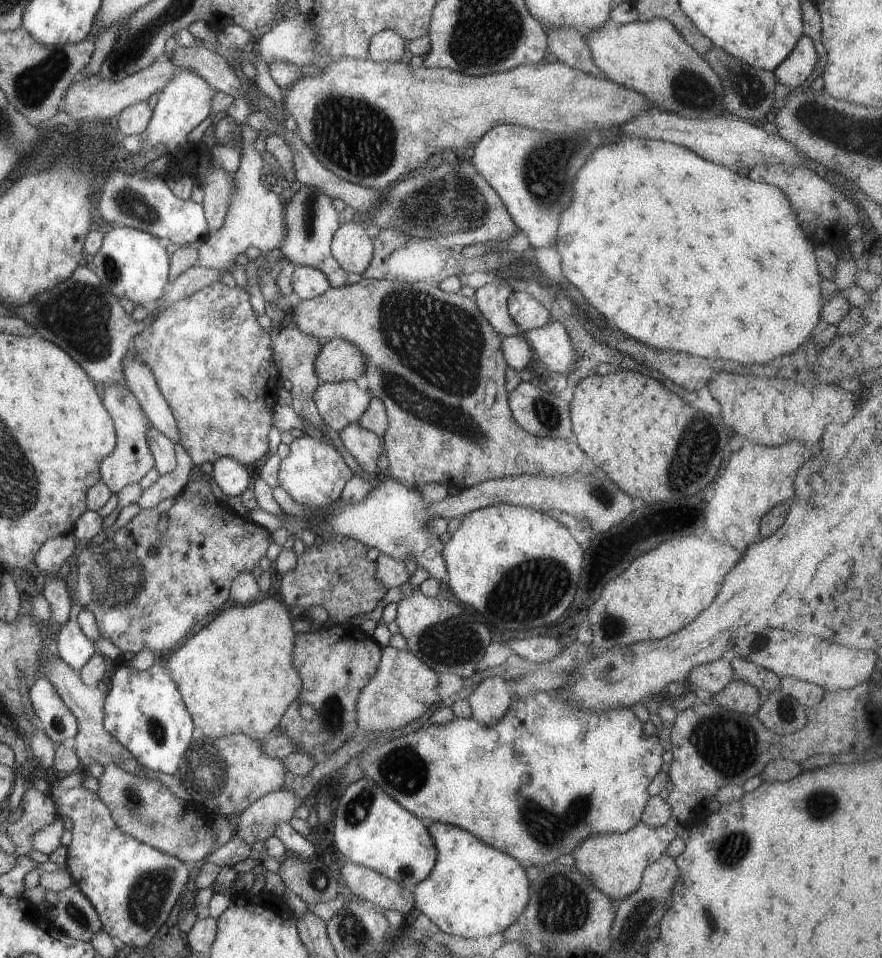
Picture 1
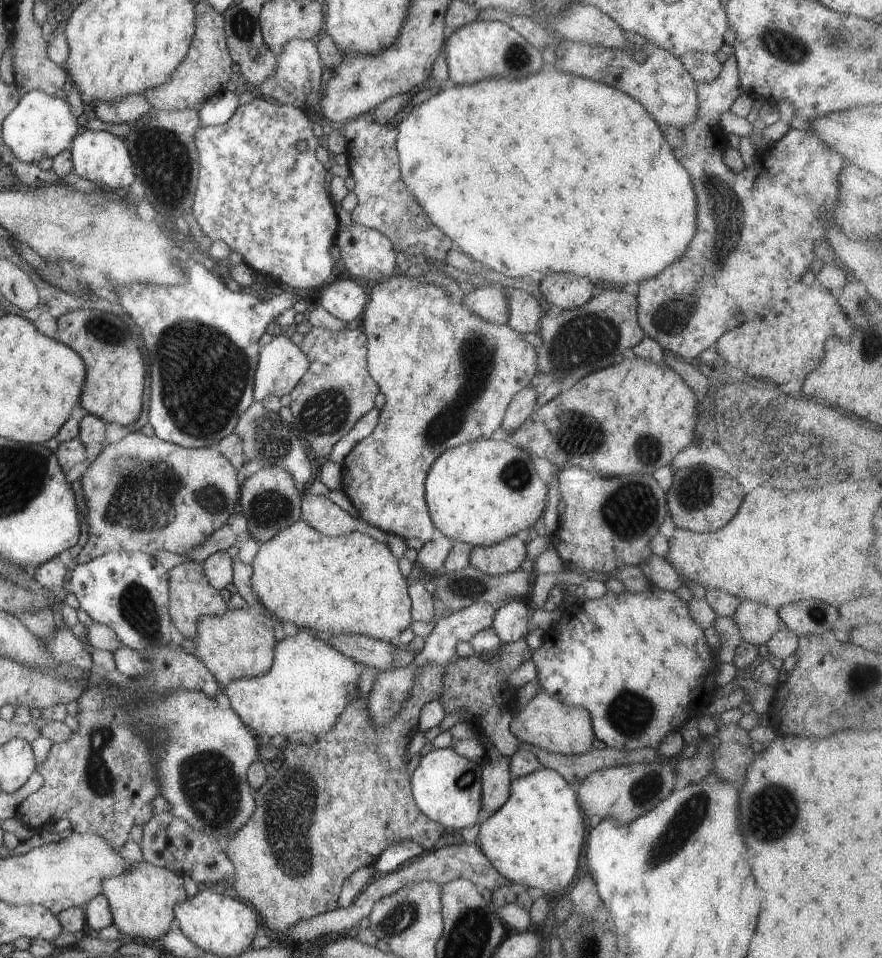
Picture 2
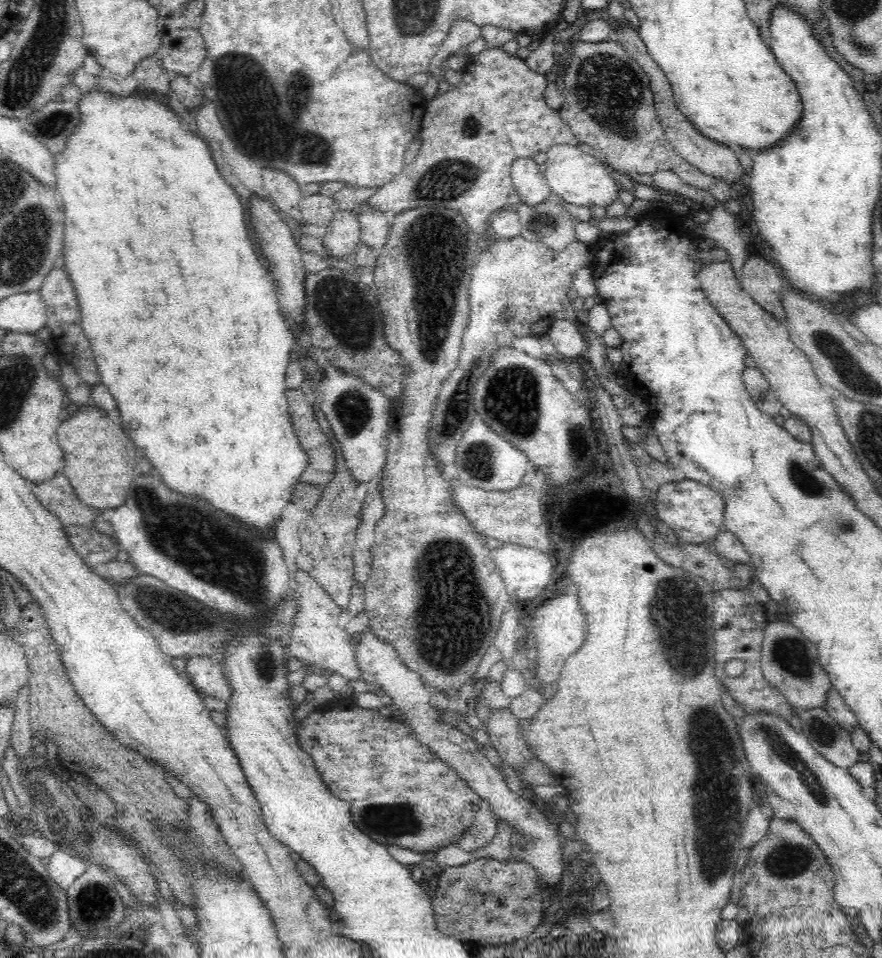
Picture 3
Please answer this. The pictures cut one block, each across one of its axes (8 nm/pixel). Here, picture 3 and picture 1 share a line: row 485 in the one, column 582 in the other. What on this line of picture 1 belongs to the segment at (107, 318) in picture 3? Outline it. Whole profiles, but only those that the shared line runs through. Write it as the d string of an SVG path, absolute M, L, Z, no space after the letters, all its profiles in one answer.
M626 137L619 139L618 142L603 144L599 148L593 150L593 156L589 156L585 160L585 164L577 170L575 178L573 178L573 194L571 194L571 202L569 206L561 212L559 216L559 226L556 230L556 250L560 257L560 275L561 281L563 281L571 291L576 291L581 294L581 297L591 306L606 322L615 330L619 331L623 335L637 340L639 343L649 348L667 348L666 351L675 353L699 354L699 356L705 356L705 358L727 358L727 360L735 360L739 364L749 364L749 362L755 362L755 364L763 364L763 362L769 362L781 354L787 354L791 350L795 350L807 336L811 336L809 332L811 329L818 325L819 322L819 310L821 310L822 300L820 299L820 274L818 272L816 258L814 254L814 248L811 242L805 237L804 232L801 230L798 224L799 216L793 212L790 208L788 198L772 184L752 181L747 177L741 178L734 172L734 170L728 166L722 164L713 164L712 162L705 162L703 158L697 158L691 150L687 150L682 146L677 146L668 141L659 142L657 140L641 140L637 137Z

